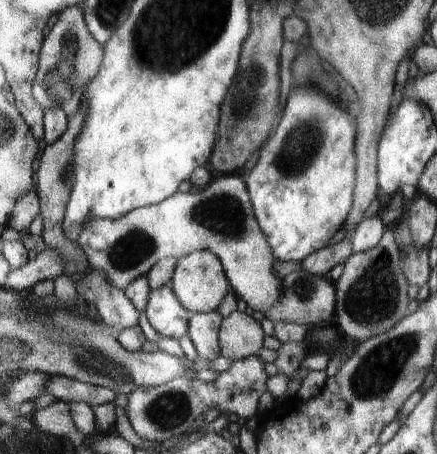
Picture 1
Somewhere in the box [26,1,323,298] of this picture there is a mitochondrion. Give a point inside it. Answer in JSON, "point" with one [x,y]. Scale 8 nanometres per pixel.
{"point":[63,72]}

